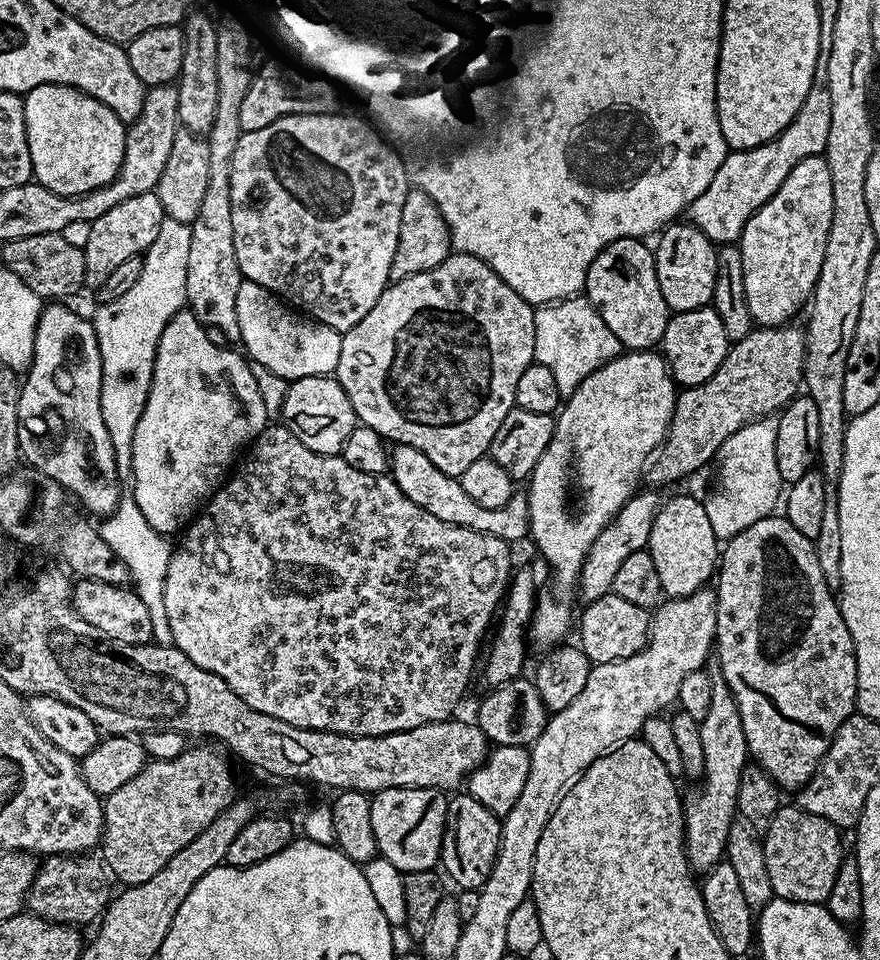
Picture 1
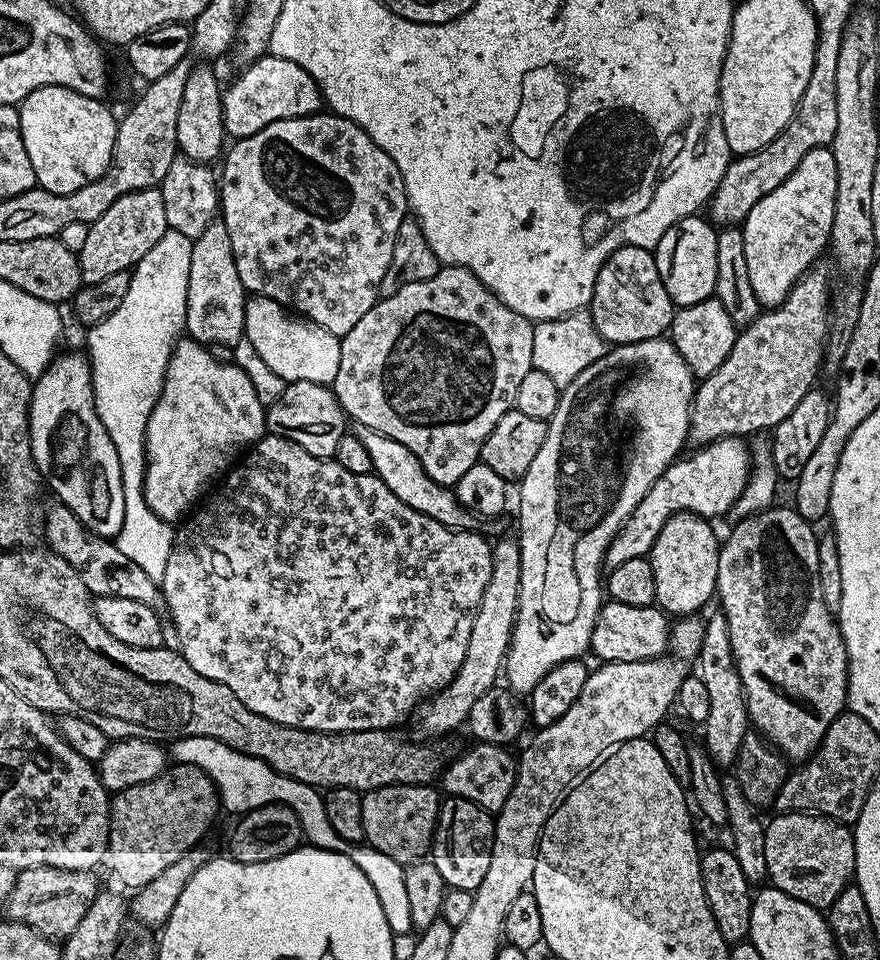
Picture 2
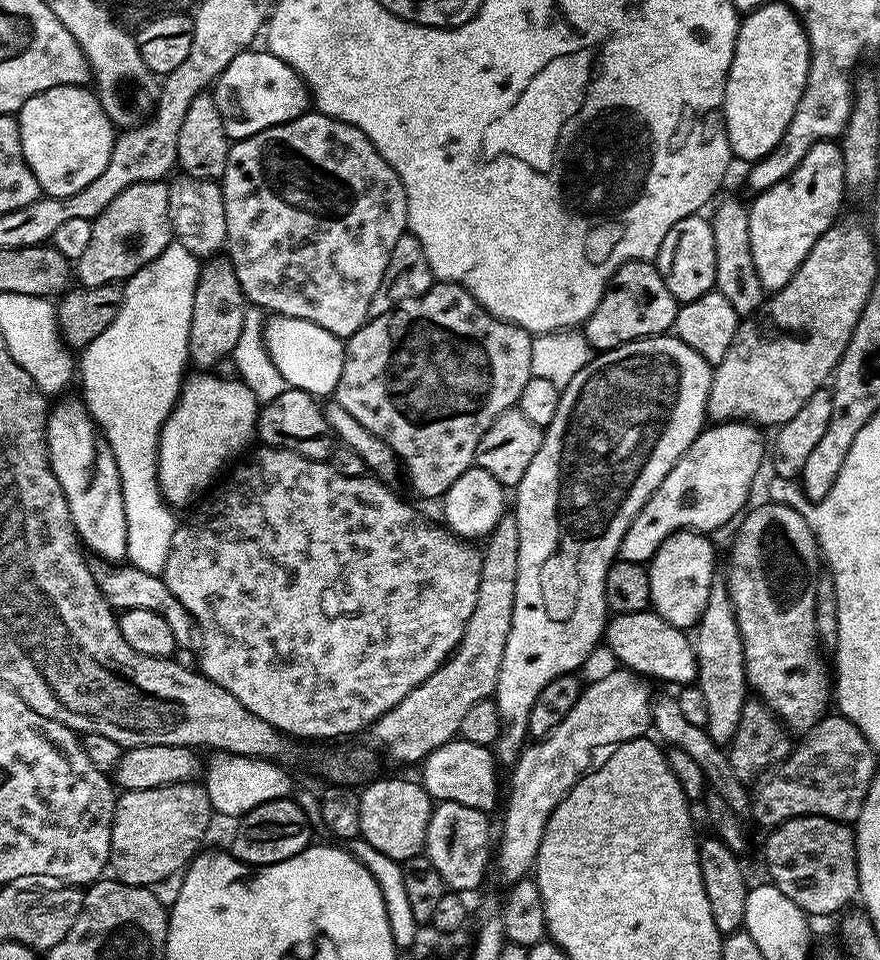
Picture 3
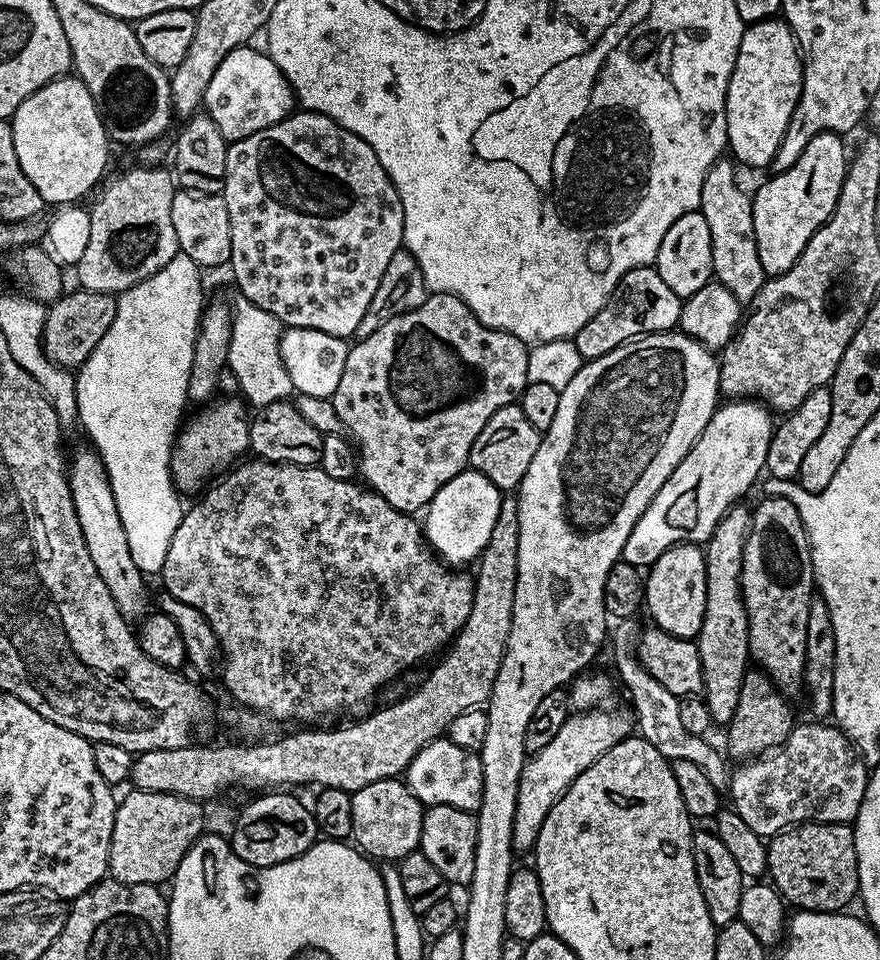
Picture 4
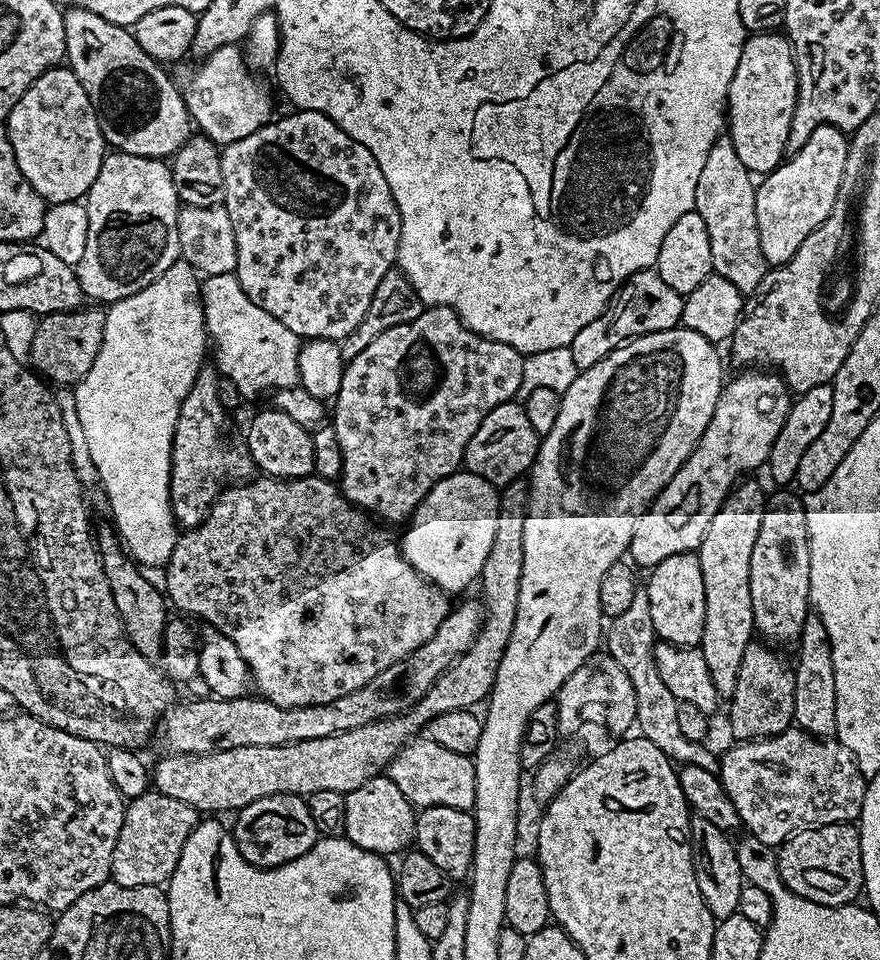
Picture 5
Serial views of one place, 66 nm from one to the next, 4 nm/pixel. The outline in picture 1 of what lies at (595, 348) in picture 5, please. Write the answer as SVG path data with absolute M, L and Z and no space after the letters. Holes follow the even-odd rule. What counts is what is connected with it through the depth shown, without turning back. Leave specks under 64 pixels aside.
M640 238L610 242L610 246L590 262L584 283L586 299L596 307L602 322L614 330L621 345L628 350L655 349L663 341L670 315L666 298L662 298L662 290L658 290L655 251L644 244L647 243Z

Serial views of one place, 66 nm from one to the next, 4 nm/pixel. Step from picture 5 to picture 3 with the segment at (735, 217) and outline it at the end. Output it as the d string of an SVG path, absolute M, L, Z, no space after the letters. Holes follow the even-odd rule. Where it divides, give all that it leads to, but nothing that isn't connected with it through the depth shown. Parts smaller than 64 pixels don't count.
M724 200L716 209L711 209L710 223L714 230L714 266L716 267L716 286L715 291L722 294L722 298L726 298L726 302L730 302L730 306L734 306L736 315L743 318L745 316L753 316L764 303L766 293L762 282L758 278L758 272L754 266L754 256L750 254L750 222L748 221L748 208L740 200Z

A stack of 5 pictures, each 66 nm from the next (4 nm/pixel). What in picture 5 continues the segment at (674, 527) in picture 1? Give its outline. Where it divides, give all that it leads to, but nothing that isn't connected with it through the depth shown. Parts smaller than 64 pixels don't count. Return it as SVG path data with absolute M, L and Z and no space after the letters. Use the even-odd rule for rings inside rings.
M696 552L674 554L647 573L646 591L650 598L650 618L663 643L695 648L706 622L706 586L702 586L702 566Z

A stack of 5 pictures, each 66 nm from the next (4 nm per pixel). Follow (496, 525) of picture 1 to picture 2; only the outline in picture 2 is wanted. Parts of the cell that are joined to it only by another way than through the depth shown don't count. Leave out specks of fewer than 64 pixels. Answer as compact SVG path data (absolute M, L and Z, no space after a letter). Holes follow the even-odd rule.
M357 423L351 425L350 432L351 435L358 438L358 442L362 442L362 446L366 446L366 454L370 454L372 472L379 480L386 482L386 487L397 498L402 498L402 502L406 502L406 506L442 522L447 528L472 530L477 527L477 517L469 509L460 505L455 491L451 487L431 480L426 474L426 470L422 470L418 458L414 454L410 454L410 450L406 450L406 446L402 446L402 442L394 442L394 438L386 438L386 434L378 434L374 430L370 430L370 426L362 426Z

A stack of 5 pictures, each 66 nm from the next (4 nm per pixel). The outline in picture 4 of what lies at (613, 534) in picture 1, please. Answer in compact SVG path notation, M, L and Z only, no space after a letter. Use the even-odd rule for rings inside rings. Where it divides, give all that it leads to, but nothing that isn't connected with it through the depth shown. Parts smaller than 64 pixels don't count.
M732 398L724 403L717 407L706 430L702 430L686 458L682 458L678 466L674 466L674 474L670 474L670 478L662 482L662 490L654 494L642 518L634 522L634 530L630 530L630 538L626 538L622 557L627 564L647 570L654 562L658 562L658 558L662 558L662 554L666 554L666 550L670 550L676 544L703 545L714 534L718 522L728 513L729 508L743 501L740 499L755 486L756 479L758 484L765 471L766 454L770 450L770 438L774 431L773 413L755 398Z

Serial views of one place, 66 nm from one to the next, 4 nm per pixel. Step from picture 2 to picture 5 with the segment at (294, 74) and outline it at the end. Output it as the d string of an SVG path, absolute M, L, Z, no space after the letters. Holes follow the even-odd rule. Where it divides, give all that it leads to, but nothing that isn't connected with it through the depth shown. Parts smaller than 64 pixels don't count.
M237 45L222 46L203 57L199 64L200 69L193 74L182 95L193 125L216 145L238 142L238 138L254 134L254 130L273 119L272 100L267 90L251 76L250 65Z

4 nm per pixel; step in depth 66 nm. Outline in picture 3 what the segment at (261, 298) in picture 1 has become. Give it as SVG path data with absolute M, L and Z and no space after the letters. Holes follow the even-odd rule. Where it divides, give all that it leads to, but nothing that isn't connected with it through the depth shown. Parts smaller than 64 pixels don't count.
M272 314L263 325L264 345L270 354L270 362L278 366L278 374L282 374L285 385L317 398L331 397L338 386L338 378L342 378L345 341L314 322L306 322L306 318Z

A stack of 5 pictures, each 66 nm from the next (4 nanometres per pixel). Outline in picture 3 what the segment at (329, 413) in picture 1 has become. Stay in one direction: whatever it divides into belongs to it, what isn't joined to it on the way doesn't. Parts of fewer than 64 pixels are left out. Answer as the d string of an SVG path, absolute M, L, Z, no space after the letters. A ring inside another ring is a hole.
M285 387L284 392L278 394L278 398L274 398L269 404L259 409L256 418L256 436L261 445L270 448L285 448L311 460L327 461L334 447L334 437L317 397L290 387Z

